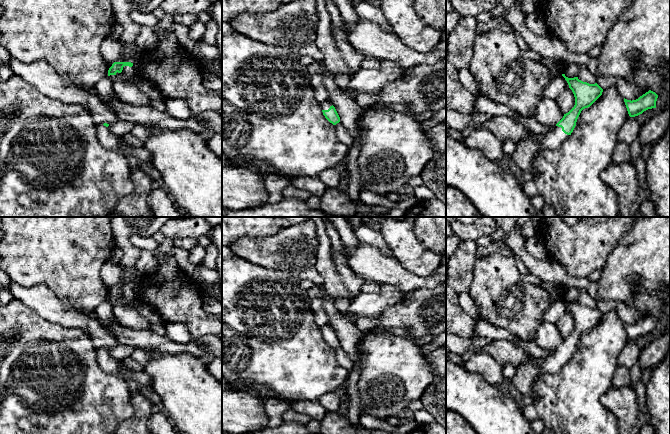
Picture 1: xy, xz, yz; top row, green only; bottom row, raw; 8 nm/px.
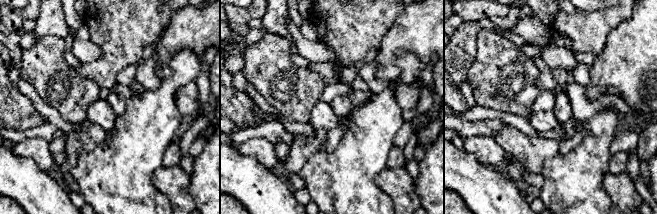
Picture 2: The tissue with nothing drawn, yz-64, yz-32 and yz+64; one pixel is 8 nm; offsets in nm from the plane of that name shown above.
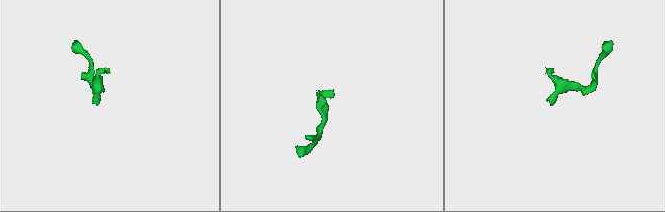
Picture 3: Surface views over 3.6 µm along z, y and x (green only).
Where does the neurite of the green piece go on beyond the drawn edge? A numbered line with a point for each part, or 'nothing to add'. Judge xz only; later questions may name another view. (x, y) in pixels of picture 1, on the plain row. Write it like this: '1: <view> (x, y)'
1: xz (325, 329)

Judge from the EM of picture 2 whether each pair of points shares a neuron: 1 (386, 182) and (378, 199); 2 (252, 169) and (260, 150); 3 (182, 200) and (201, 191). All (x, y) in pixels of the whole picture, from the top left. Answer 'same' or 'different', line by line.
1: different
2: different
3: different

